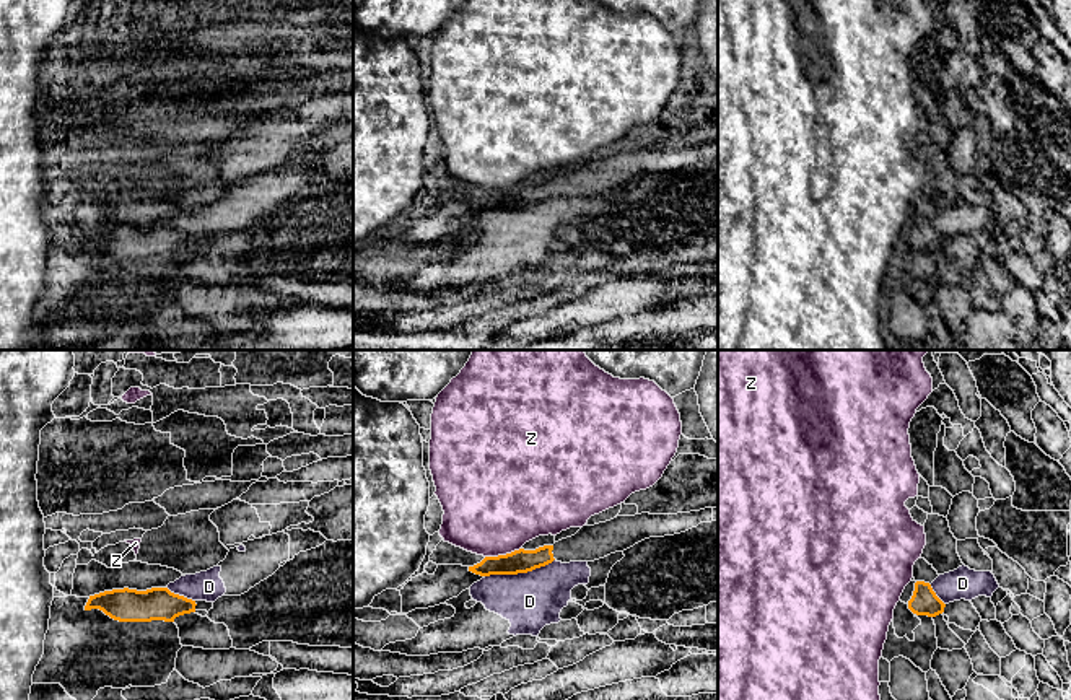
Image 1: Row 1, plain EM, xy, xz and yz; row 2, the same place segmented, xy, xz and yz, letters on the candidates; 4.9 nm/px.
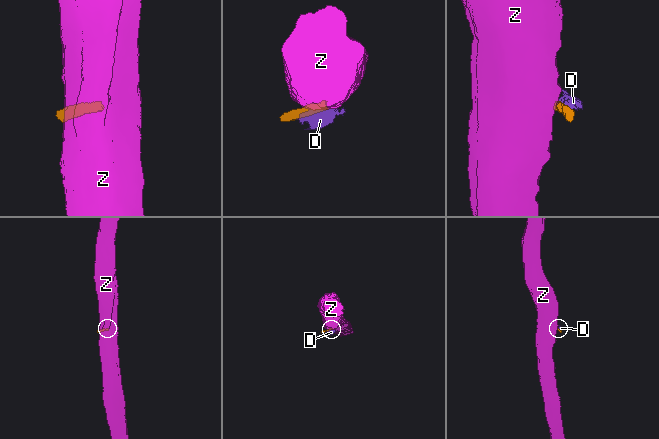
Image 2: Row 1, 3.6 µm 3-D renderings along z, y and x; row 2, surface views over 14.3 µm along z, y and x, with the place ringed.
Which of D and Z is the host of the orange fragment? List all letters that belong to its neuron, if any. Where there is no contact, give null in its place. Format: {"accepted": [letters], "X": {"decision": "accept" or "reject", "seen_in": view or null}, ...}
{"accepted": [], "D": {"decision": "reject", "seen_in": "xz"}, "Z": {"decision": "reject", "seen_in": "xz"}}

